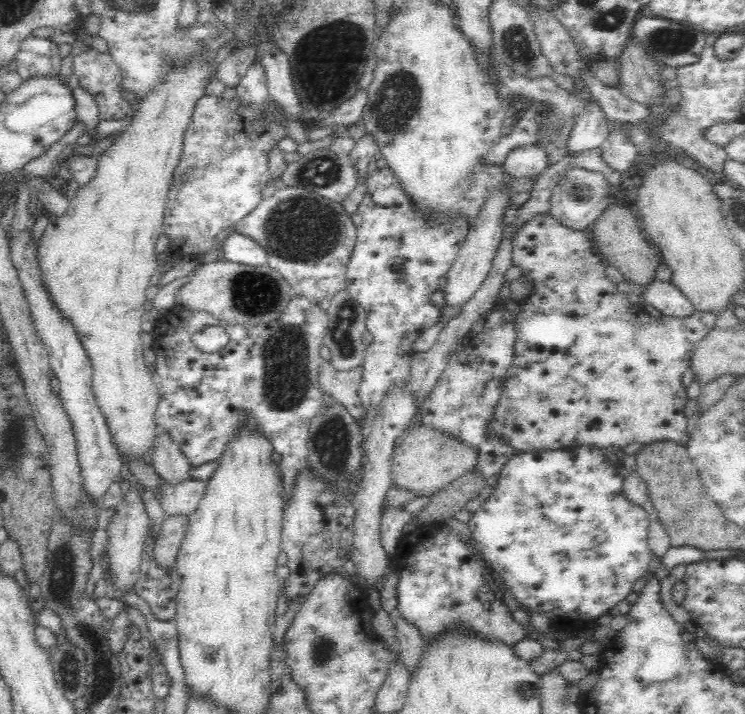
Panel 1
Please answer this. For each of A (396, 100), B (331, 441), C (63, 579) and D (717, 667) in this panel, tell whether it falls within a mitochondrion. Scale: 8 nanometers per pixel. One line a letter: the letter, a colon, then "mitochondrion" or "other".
A: mitochondrion
B: mitochondrion
C: mitochondrion
D: other

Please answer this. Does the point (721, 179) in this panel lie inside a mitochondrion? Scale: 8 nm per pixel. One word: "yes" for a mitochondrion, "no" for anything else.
no

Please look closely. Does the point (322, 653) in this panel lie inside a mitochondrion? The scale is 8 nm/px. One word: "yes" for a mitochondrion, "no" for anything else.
yes

